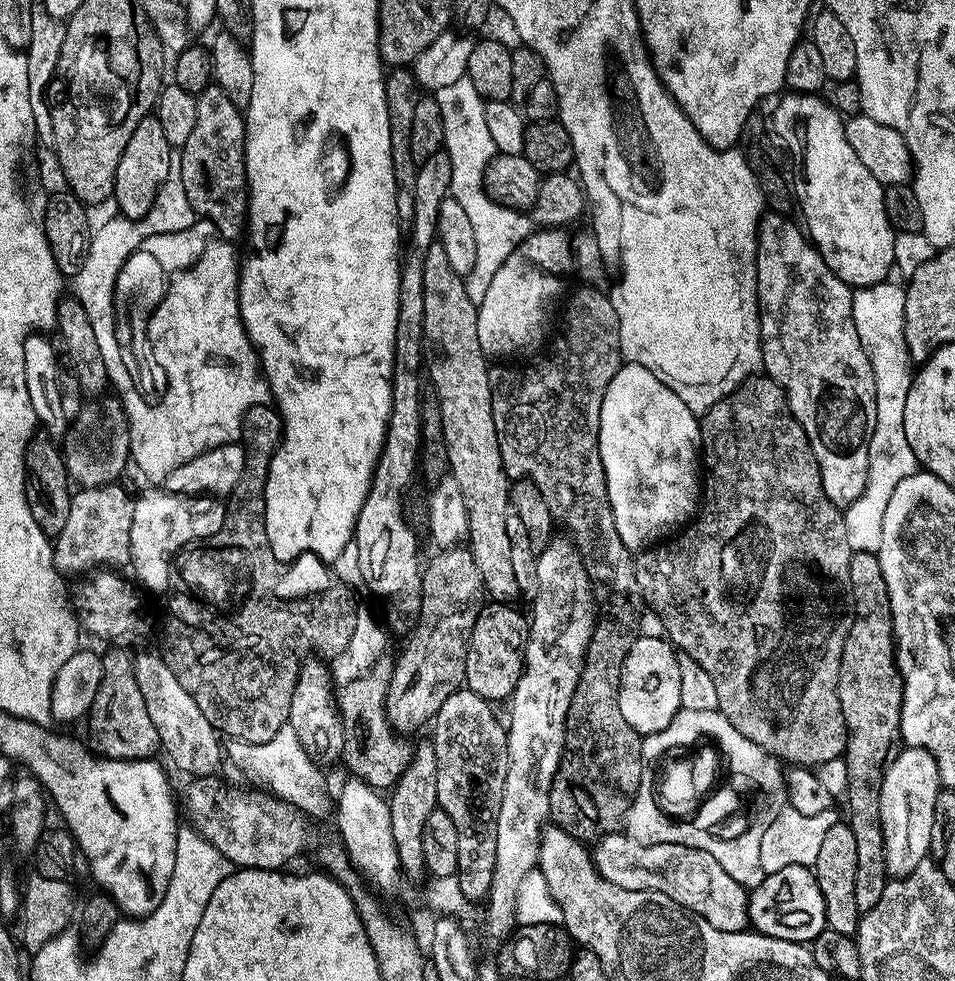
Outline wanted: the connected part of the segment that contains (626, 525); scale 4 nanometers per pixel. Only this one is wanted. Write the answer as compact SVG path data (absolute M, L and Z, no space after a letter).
M627 362L621 363L618 374L614 374L614 378L608 383L608 388L602 398L602 410L600 411L600 457L602 458L602 466L606 474L608 501L614 514L614 526L618 530L618 538L622 538L622 542L634 554L639 554L653 546L659 545L665 537L675 533L681 526L687 525L697 515L698 509L702 504L700 420L697 413L692 412L690 406L686 406L686 402L682 402L682 398L678 398L678 394L674 394L674 390L670 390L665 381L661 380L659 376L655 376L650 370L646 370L646 366L638 366L637 364Z

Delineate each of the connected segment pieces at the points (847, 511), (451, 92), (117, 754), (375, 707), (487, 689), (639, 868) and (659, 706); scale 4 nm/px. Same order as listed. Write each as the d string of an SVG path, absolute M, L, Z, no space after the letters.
M892 283L867 284L864 288L856 288L852 294L854 330L858 330L858 338L870 358L876 383L876 421L874 434L870 438L866 486L864 493L843 509L846 538L853 552L879 553L886 502L890 502L894 486L918 470L916 455L914 450L910 450L910 442L906 442L904 429L906 394L910 394L914 375L904 341L905 289Z
M463 76L450 86L442 86L442 90L434 93L434 97L442 112L442 126L444 127L442 148L443 151L450 154L450 166L452 167L450 196L451 199L458 202L458 206L462 206L462 210L466 210L466 218L470 218L470 226L474 230L476 261L471 270L468 271L468 275L464 277L464 285L466 286L466 294L470 294L472 300L479 302L482 298L486 298L486 290L490 287L490 278L494 278L494 274L498 274L498 266L502 266L502 262L506 262L506 258L510 258L510 254L514 254L514 250L522 242L522 235L520 236L521 213L515 208L503 208L497 200L490 199L484 190L484 171L488 168L488 163L498 153L494 146L494 138L490 138L490 129L486 127L486 114L484 113L486 101L483 96L478 94L478 90L474 90L474 82L470 82L467 76Z
M112 648L103 653L104 673L91 710L88 711L88 736L93 752L109 760L147 760L160 748L160 735L146 710L146 698L138 688L134 656L124 648Z
M391 655L380 656L367 675L339 685L334 692L336 711L340 713L340 721L344 723L343 767L348 767L355 779L362 780L377 790L395 788L400 775L411 762L413 753L413 749L407 748L404 745L407 743L393 732L384 709L393 663Z
M500 602L485 607L474 622L466 654L466 686L489 702L507 701L516 689L516 683L524 671L524 646L526 643L526 616L515 612L512 606Z
M624 832L601 837L596 847L596 866L600 875L612 885L626 890L666 894L674 902L706 918L715 929L724 933L743 932L749 927L747 889L736 882L721 862L706 850L682 844L644 845L628 838Z
M637 635L626 654L622 666L618 706L622 706L622 715L626 718L626 722L630 722L630 726L634 726L634 730L639 732L641 737L665 731L670 726L676 712L681 709L681 675L678 670L678 658L676 656L678 652L663 635L660 636Z

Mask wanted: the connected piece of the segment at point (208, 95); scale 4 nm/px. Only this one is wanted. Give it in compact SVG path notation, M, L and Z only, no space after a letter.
M209 86L196 96L194 131L178 152L182 190L201 221L209 220L228 242L245 235L248 175L244 165L245 113L220 88Z

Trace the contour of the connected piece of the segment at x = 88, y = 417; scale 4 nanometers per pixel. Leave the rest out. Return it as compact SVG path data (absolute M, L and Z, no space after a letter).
M105 399L101 408L91 408L85 406L81 408L78 418L71 421L68 431L64 434L62 441L62 451L64 454L64 464L68 467L69 477L73 481L77 480L80 488L97 488L102 484L115 484L121 479L124 467L130 464L130 434L128 433L128 415L124 413L124 405L119 399Z

